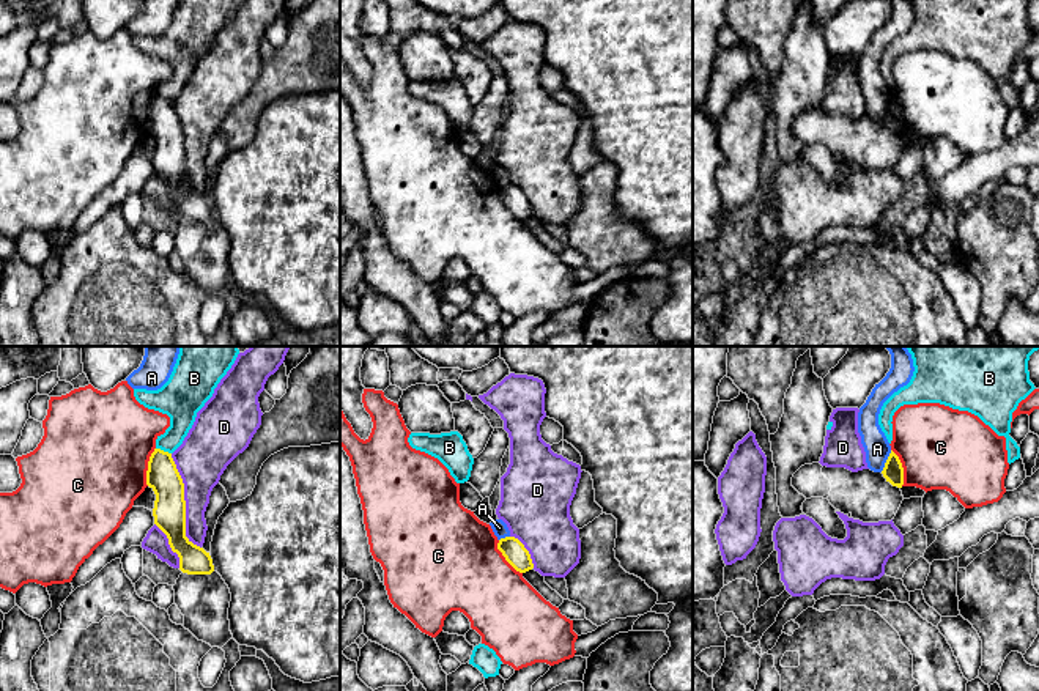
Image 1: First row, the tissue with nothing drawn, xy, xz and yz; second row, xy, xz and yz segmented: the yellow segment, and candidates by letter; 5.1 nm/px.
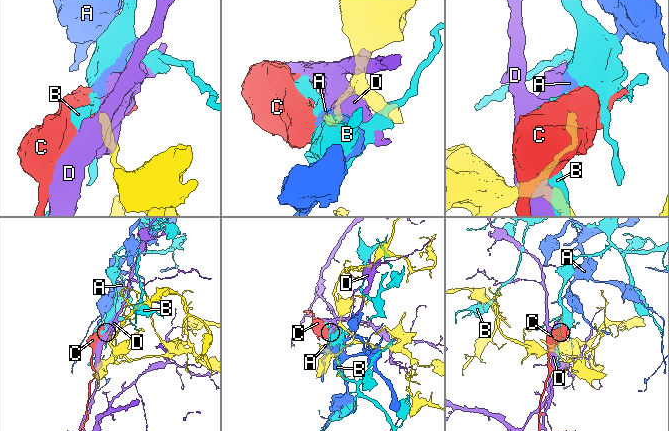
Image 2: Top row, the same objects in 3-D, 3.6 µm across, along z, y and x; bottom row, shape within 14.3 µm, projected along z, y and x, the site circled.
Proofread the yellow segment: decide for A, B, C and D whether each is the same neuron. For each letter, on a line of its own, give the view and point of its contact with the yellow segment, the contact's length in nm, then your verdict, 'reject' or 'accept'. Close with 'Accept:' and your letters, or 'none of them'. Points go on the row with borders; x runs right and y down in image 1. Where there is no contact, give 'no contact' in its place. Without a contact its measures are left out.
A: meets yellow in yz at (887, 461); contact 130 nm long; reject
B: meets yellow in xy at (162, 450); contact 90 nm long; reject
C: meets yellow in xy at (148, 466); contact 200 nm long; reject
D: meets yellow in xy at (184, 502); contact 500 nm long; reject
Accept: none of them

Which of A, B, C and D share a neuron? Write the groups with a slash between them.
A / B / C / D

